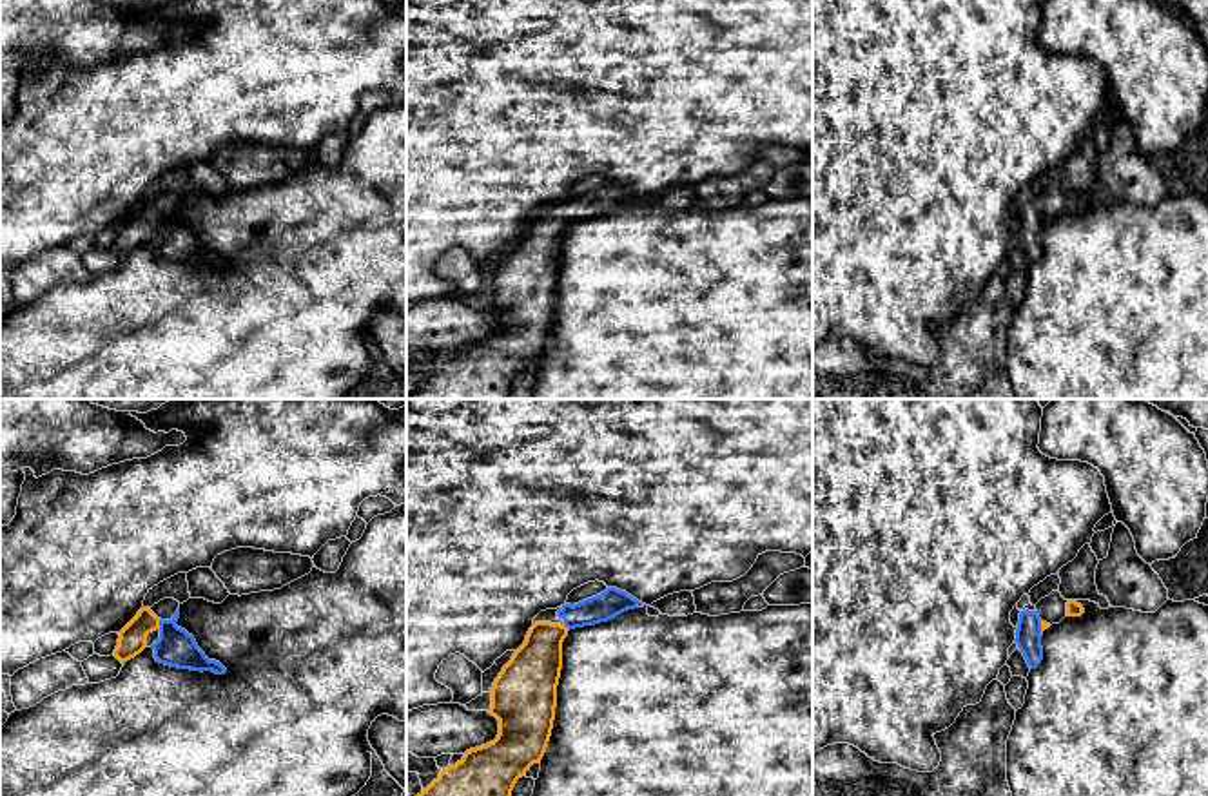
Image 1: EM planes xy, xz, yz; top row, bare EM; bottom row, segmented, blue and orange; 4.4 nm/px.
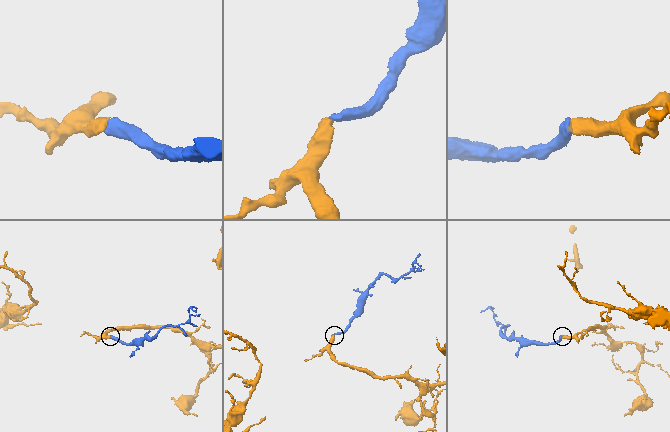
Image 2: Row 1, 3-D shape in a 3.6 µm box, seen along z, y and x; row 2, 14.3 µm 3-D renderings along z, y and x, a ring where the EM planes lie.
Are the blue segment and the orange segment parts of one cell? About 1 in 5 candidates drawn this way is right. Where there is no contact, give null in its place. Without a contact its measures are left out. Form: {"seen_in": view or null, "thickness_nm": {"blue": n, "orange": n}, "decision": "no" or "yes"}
{"seen_in": "xy", "thickness_nm": {"blue": 170, "orange": 130}, "decision": "yes"}

